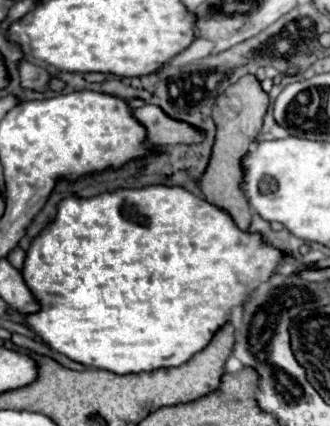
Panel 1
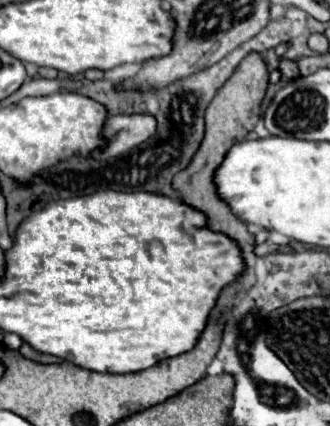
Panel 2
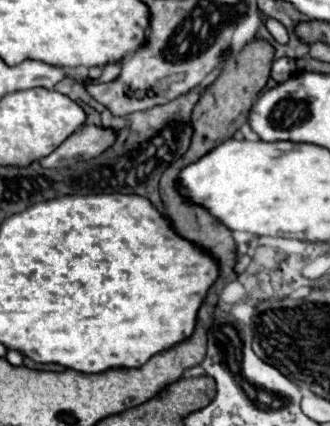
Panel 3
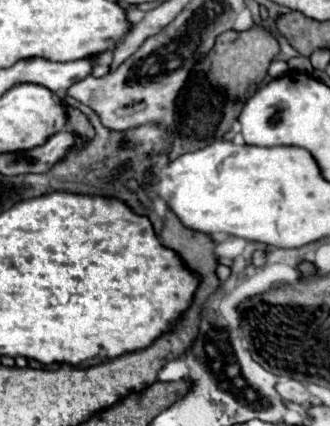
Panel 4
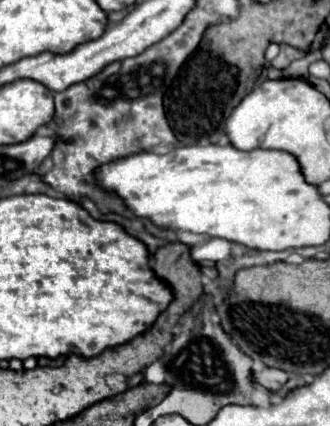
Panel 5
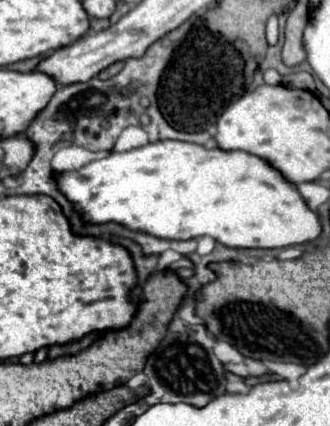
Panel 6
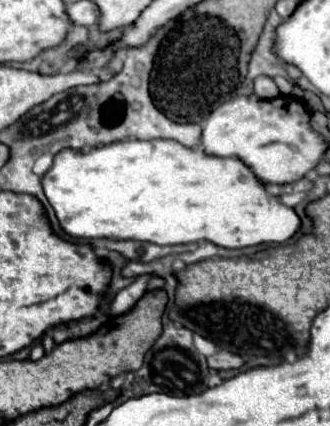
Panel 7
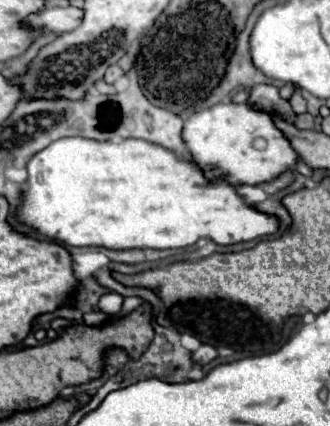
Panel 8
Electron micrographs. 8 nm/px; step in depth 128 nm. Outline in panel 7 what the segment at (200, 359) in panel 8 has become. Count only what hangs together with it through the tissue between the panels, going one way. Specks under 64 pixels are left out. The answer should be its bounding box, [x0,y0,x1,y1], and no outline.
[208,350,244,370]

